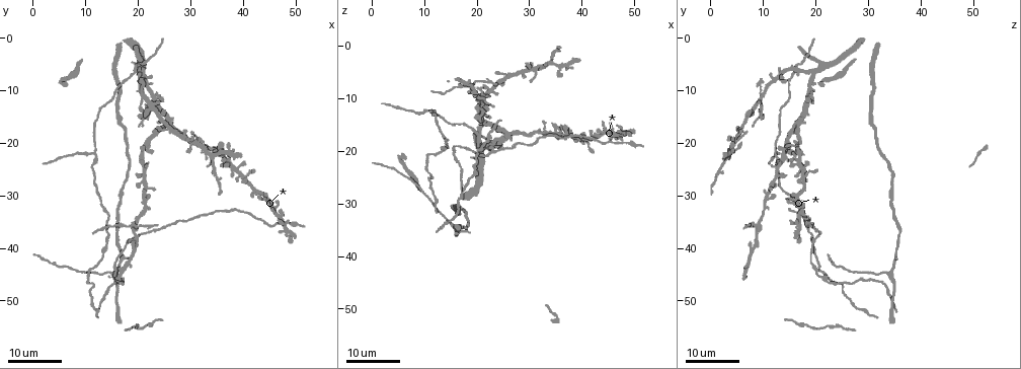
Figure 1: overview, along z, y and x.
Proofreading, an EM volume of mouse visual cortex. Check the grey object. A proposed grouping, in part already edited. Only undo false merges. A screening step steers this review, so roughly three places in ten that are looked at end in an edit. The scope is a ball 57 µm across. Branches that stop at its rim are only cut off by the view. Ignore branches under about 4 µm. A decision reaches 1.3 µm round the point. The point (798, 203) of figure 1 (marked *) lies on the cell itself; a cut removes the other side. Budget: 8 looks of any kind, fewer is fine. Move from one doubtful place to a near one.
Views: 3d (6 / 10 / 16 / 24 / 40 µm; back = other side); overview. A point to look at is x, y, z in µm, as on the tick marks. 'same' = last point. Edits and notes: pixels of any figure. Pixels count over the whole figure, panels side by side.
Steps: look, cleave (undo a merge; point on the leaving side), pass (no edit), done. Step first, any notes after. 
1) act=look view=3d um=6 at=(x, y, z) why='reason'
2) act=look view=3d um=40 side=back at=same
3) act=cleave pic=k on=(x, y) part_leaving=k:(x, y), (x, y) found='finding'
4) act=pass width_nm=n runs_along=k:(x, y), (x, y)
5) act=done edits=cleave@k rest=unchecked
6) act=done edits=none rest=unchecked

act=look view=3d um=24 at=(15.5, 46.5, 33.0) why='a fork'

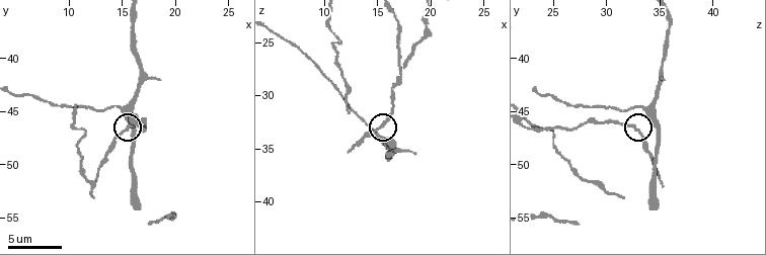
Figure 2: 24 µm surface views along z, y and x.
act=look view=3d um=6 at=(15.6, 46.6, 33.0)

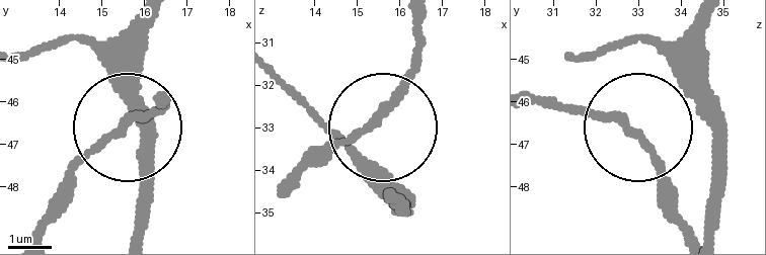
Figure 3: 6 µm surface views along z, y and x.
act=pass arms=3 runs_along=3:(160, 99), (55, 193) found='continuous, no second cell'

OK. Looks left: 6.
act=look view=3d um=16 at=(11.5, 21.5, 12.0) why='arms part here'

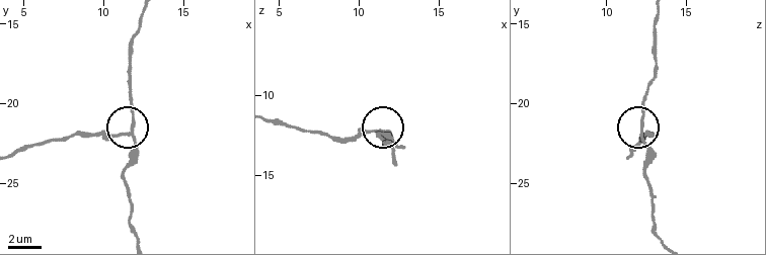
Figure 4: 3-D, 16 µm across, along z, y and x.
act=look view=3d um=10 at=(11.5, 21.9, 12.2)

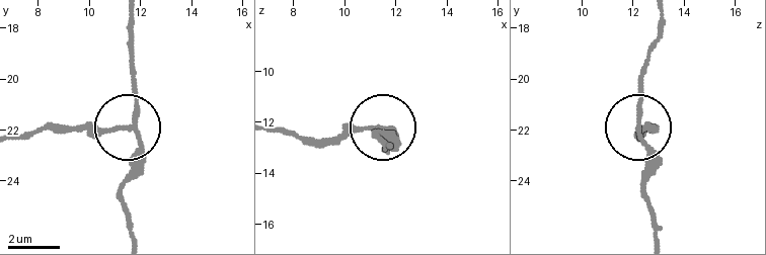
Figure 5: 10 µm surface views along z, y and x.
act=cleave pic=5 on=(93, 132) arms=3 part_leaving=5:(126, 126), (56, 126), (16, 140) found='two cells meet here'

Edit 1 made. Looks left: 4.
act=look view=overview

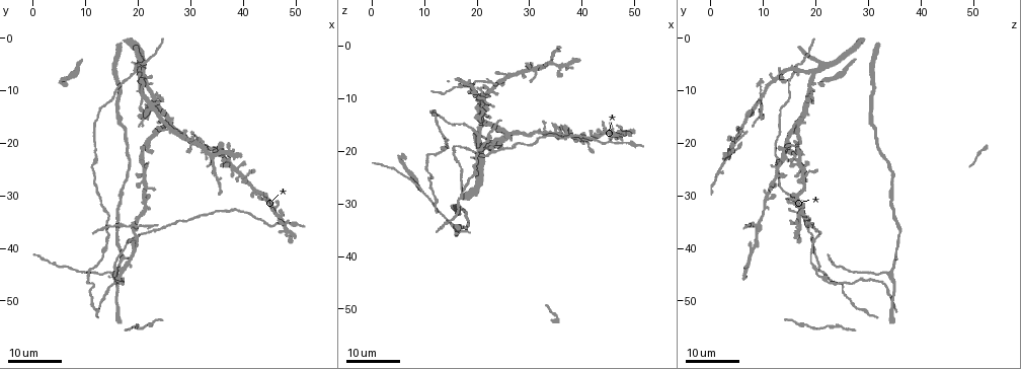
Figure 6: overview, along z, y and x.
act=look view=3d um=24 at=(19.5, 36.5, 8.5) why='thin arm on a thick one'

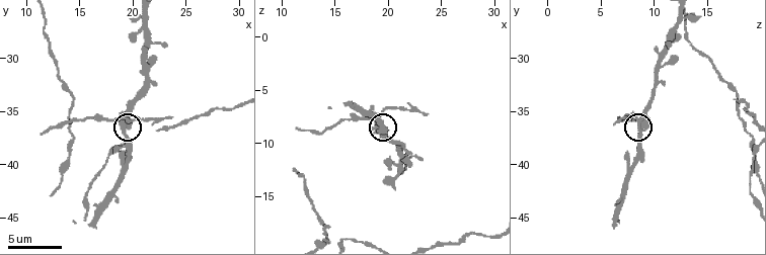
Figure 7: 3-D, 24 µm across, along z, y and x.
act=look view=3d um=10 at=(19.0, 35.8, 8.6) why='closer look'

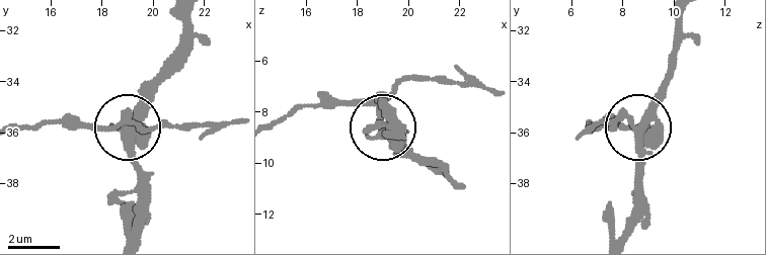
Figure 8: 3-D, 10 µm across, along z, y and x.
act=cleave pic=8 on=(88, 123) arms=3 found='two cells meet here'

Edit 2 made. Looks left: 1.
act=done edits=cleave@5,cleave@8 rest=unchecked

